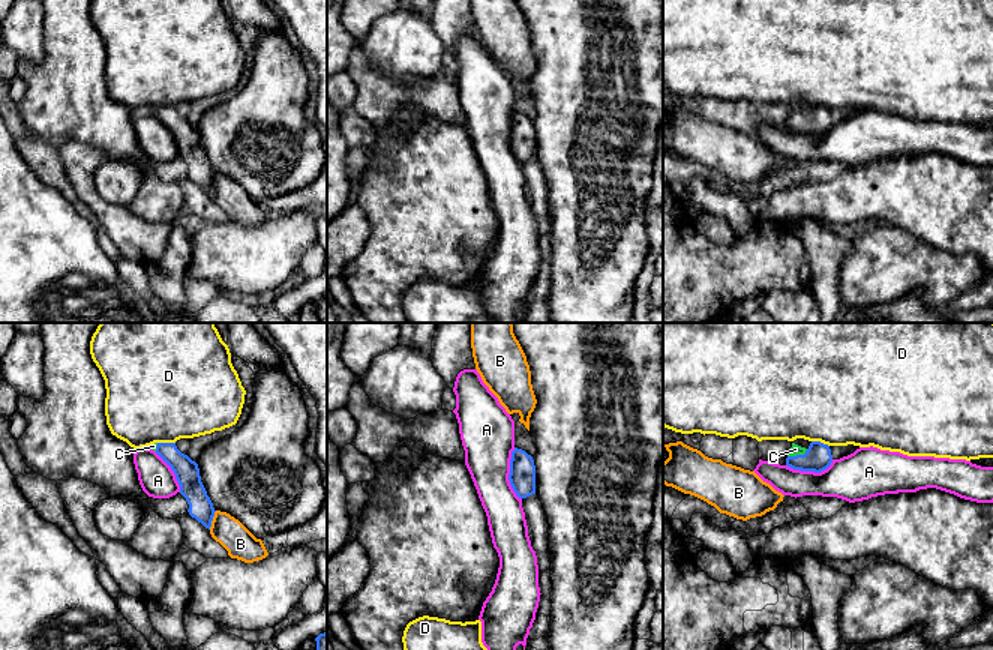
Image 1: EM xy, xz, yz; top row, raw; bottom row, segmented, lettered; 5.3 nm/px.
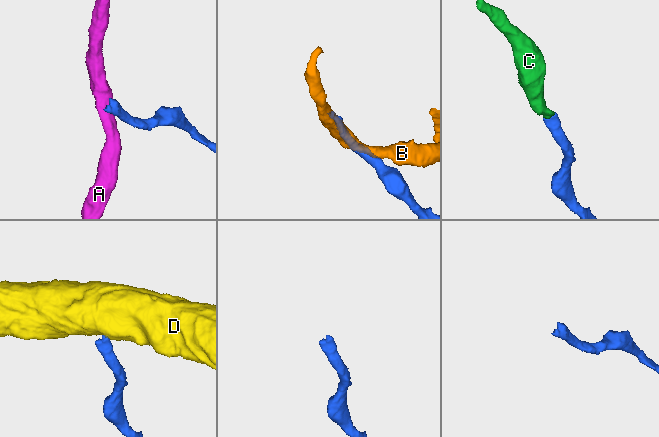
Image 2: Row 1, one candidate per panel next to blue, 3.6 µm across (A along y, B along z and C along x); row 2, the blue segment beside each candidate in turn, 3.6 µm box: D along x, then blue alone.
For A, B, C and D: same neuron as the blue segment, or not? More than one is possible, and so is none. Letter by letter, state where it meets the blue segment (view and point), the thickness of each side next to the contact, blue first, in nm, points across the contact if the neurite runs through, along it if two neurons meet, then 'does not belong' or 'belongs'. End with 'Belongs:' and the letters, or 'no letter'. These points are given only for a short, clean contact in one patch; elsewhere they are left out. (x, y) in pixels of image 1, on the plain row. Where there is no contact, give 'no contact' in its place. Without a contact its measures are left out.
A: contact xz (510, 137); calibres 140 and 280 nm; border xz (513, 111), (509, 147), (521, 162); does not belong
B: contact xy (212, 183); calibres 130 and 160 nm; does not belong
C: contact yz (797, 119); calibres 150 and 60 nm; way yz (818, 120), (797, 119), (795, 113); belongs
D: contact xy (167, 107); calibres 130 and 480 nm; border xy (158, 105), (174, 107); does not belong
Belongs: C

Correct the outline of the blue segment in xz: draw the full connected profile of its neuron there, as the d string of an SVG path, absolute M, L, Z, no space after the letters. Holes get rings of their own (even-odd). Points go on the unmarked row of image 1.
M514 111L510 123L510 149L519 162L536 158L536 129L531 119Z

